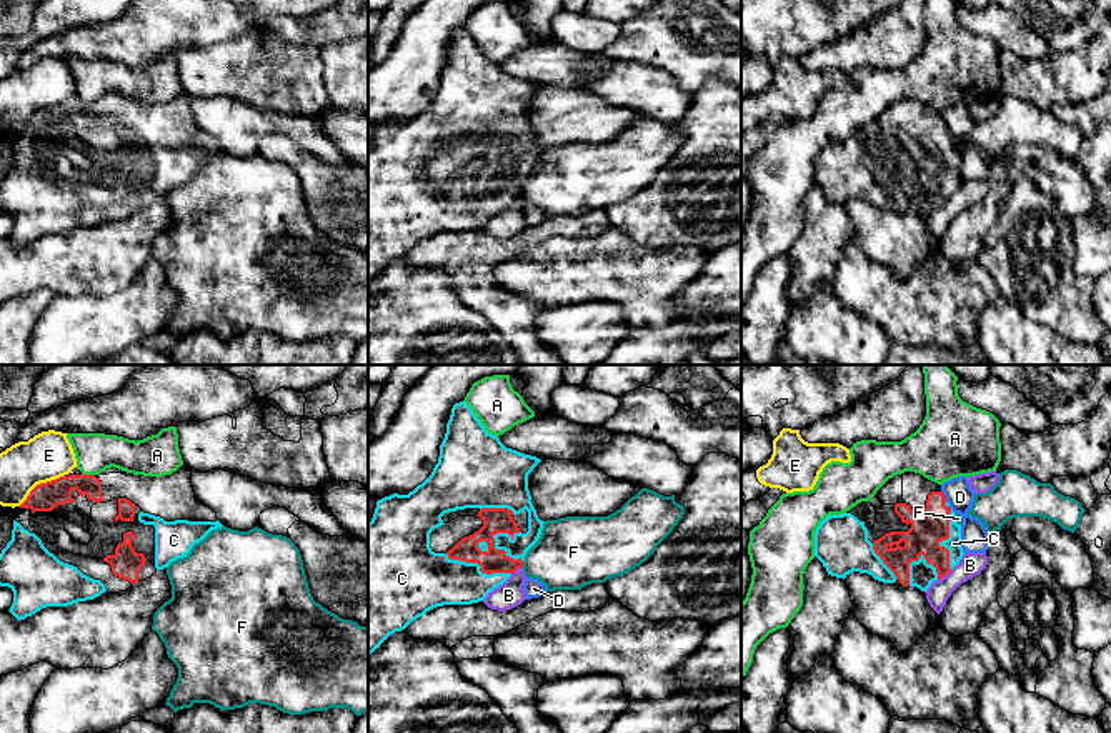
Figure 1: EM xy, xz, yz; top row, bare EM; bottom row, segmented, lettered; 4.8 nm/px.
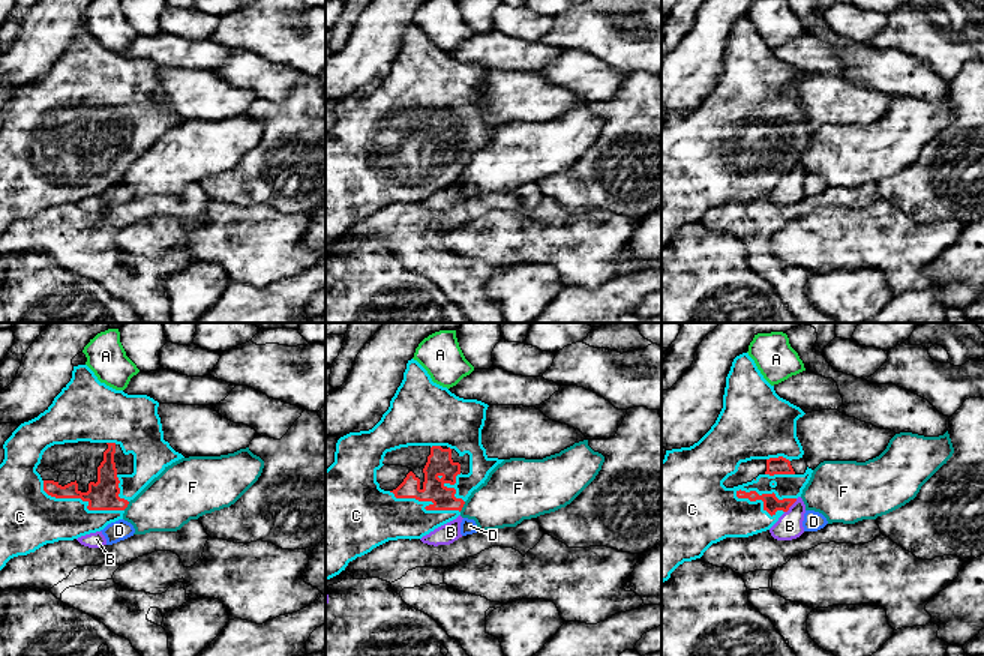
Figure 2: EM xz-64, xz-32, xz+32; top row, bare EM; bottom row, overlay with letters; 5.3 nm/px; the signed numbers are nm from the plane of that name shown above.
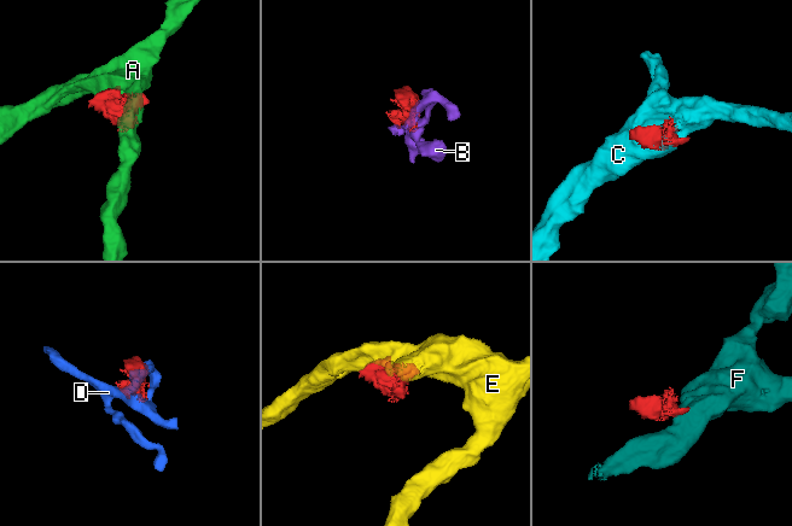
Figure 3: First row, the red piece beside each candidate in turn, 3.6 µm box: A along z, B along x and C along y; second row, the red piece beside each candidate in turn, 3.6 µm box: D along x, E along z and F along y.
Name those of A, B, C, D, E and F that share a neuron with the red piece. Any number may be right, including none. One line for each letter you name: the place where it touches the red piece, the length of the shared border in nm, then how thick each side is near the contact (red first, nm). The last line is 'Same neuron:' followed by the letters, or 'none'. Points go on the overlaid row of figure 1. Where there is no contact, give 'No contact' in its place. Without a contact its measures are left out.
C: Touches red at xz (503, 550). Shared border 200 nm. Thickness 130 nm (red) against 200 nm
Same neuron: C

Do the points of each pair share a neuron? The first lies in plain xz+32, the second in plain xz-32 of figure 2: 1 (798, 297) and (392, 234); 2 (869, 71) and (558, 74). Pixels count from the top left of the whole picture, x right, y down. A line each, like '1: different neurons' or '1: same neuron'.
1: same neuron
2: same neuron

